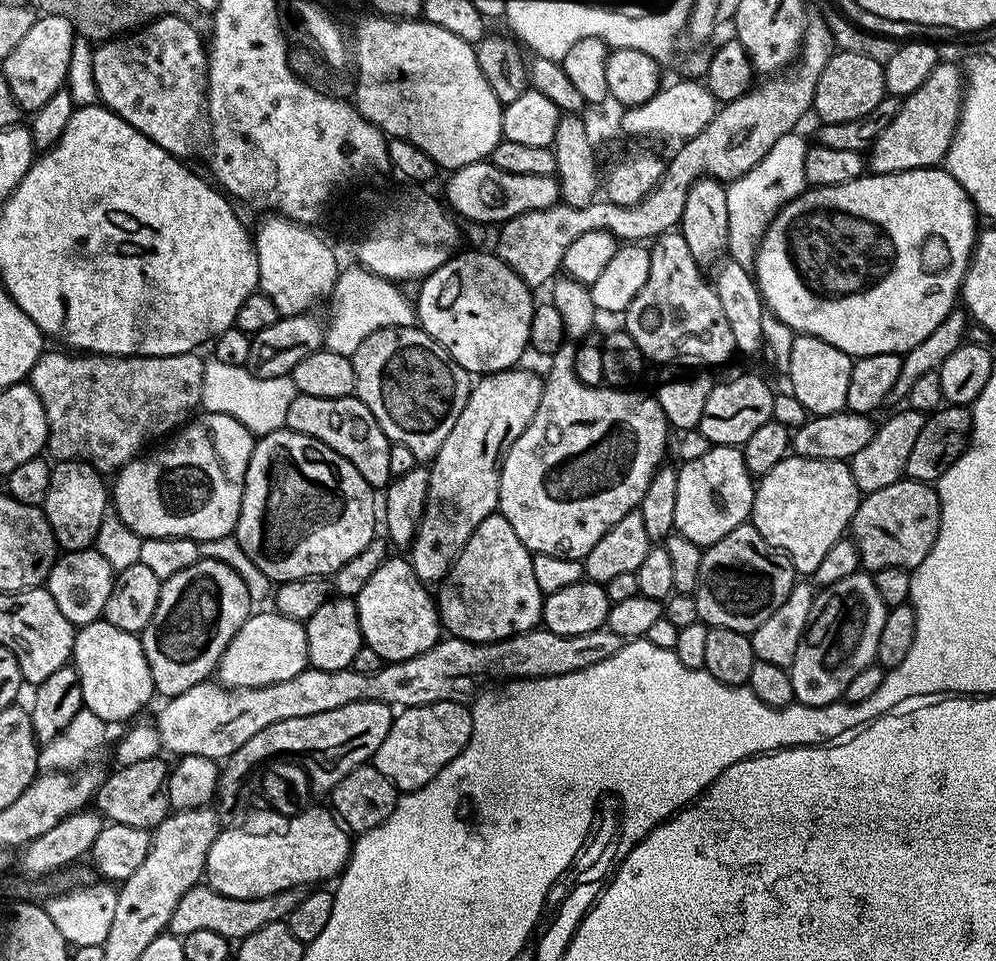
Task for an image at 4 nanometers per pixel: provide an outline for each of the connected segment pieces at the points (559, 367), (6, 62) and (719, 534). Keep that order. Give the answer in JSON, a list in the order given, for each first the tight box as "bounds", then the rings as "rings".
[{"bounds":[498,276,670,560],"rings":[[[560,276],[553,281],[551,288],[552,296],[550,296],[550,302],[562,317],[565,340],[562,346],[549,359],[548,364],[550,364],[550,368],[548,376],[546,375],[544,380],[542,402],[538,402],[538,410],[534,414],[530,426],[526,426],[526,430],[522,430],[522,434],[512,443],[510,450],[504,455],[500,466],[500,503],[498,505],[498,512],[499,515],[506,518],[506,522],[510,522],[510,526],[514,526],[514,534],[518,534],[518,538],[522,538],[522,542],[528,547],[529,552],[533,554],[541,552],[542,554],[554,554],[555,556],[583,560],[586,553],[594,550],[594,542],[598,542],[598,538],[602,538],[602,534],[606,534],[606,530],[610,530],[610,526],[614,526],[614,522],[620,521],[621,518],[626,518],[626,514],[639,509],[642,502],[642,494],[646,494],[646,486],[650,486],[654,474],[665,463],[664,451],[667,448],[669,451],[670,448],[670,440],[668,444],[670,425],[666,414],[662,410],[662,406],[656,401],[655,395],[648,393],[647,396],[644,392],[636,392],[637,390],[614,388],[611,386],[591,388],[577,378],[576,371],[574,370],[574,357],[577,353],[578,342],[591,335],[590,330],[596,316],[598,317],[598,309],[593,304],[592,293],[589,287],[585,284],[580,284],[577,280],[572,280],[567,276]]]},{"bounds":[2,15,78,113],"rings":[[[41,15],[30,26],[30,30],[24,32],[22,42],[14,46],[14,50],[2,61],[2,70],[6,74],[6,82],[10,86],[10,94],[14,94],[16,103],[20,105],[25,113],[37,112],[56,92],[65,87],[67,81],[68,67],[70,66],[70,54],[73,42],[78,33],[72,24],[61,16]]]},{"bounds":[674,446,756,546],"rings":[[[712,446],[702,458],[683,461],[679,465],[678,499],[674,501],[675,531],[690,542],[707,546],[726,538],[730,530],[751,517],[756,484],[746,466],[743,451],[736,446]]]}]

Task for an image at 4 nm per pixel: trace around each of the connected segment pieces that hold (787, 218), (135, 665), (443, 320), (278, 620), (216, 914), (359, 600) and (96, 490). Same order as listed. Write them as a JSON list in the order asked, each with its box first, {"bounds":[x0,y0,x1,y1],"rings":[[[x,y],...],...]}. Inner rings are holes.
[{"bounds":[754,166,978,358],"rings":[[[943,166],[918,168],[881,176],[865,174],[842,186],[809,187],[775,216],[764,232],[756,250],[754,279],[767,311],[771,315],[773,312],[786,327],[793,328],[791,330],[793,333],[822,338],[822,342],[830,342],[830,346],[838,346],[838,350],[853,358],[891,352],[903,354],[918,346],[918,342],[929,336],[934,331],[934,326],[943,322],[957,307],[958,297],[964,287],[964,275],[968,263],[972,261],[972,250],[976,246],[978,235],[976,220],[978,221],[978,209],[969,198],[968,191]]]},{"bounds":[71,623,156,722],"rings":[[[107,623],[100,627],[96,624],[83,625],[77,631],[72,647],[71,663],[80,679],[83,707],[107,722],[128,720],[135,712],[142,711],[154,697],[156,687],[150,666],[137,633],[118,630]]]},{"bounds":[414,251,537,374],"rings":[[[491,251],[462,252],[453,255],[441,268],[435,268],[423,277],[419,285],[420,297],[415,297],[414,300],[419,327],[430,334],[430,338],[438,341],[448,351],[450,358],[454,358],[454,362],[458,362],[458,366],[462,366],[470,374],[507,372],[523,361],[520,359],[523,358],[524,351],[527,353],[530,348],[530,318],[537,306],[537,301],[532,300],[533,289]]]},{"bounds":[218,610,309,688],"rings":[[[256,610],[248,617],[236,632],[236,637],[228,643],[218,665],[218,680],[227,688],[261,688],[267,684],[277,684],[286,678],[294,678],[299,672],[309,667],[308,630],[301,621],[286,618],[280,612]]]},{"bounds":[176,886,294,942],"rings":[[[197,886],[189,889],[178,902],[176,916],[180,918],[196,916],[194,927],[198,930],[214,930],[214,934],[222,934],[229,942],[241,942],[263,927],[287,921],[293,903],[294,892],[290,888],[274,894],[266,894],[262,898],[230,898],[207,886]]]},{"bounds":[354,554,442,662],"rings":[[[400,554],[389,555],[387,560],[383,560],[374,570],[374,575],[366,586],[354,599],[358,610],[358,626],[364,635],[364,644],[370,650],[375,650],[385,662],[399,662],[409,660],[426,650],[433,648],[442,638],[442,621],[437,601],[428,593],[429,585],[416,576],[416,571],[407,559],[404,560]]]},{"bounds":[42,460,110,552],"rings":[[[62,460],[52,464],[50,490],[42,505],[44,517],[57,545],[64,552],[77,552],[95,545],[96,535],[110,508],[110,488],[94,466],[81,460]]]}]

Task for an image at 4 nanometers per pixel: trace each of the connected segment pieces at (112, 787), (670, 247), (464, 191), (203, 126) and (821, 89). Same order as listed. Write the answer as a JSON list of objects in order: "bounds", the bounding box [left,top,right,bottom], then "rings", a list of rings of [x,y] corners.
[{"bounds":[94,758,169,829],"rings":[[[153,758],[125,764],[117,769],[113,776],[112,773],[107,775],[103,783],[100,784],[94,801],[95,811],[99,812],[105,821],[113,824],[155,829],[166,817],[162,810],[166,808],[169,765],[167,763],[164,765],[160,758]]]},{"bounds":[622,230,737,366],"rings":[[[669,230],[655,237],[646,286],[638,290],[634,302],[622,313],[623,331],[638,342],[645,361],[672,364],[675,360],[689,360],[692,366],[708,366],[704,364],[724,364],[737,355],[734,330],[726,322],[722,302],[718,302],[715,287],[709,281],[707,284],[700,272],[701,265],[694,262],[681,232]]]},{"bounds":[444,160,561,226],"rings":[[[488,160],[462,166],[449,176],[452,177],[444,188],[445,194],[448,195],[446,204],[461,221],[473,220],[476,224],[499,226],[505,220],[521,216],[530,210],[542,210],[561,203],[560,186],[556,176],[510,174],[506,170],[498,170],[498,166]]]},{"bounds":[93,16,210,161],"rings":[[[163,16],[152,20],[135,32],[97,43],[93,47],[94,84],[97,87],[99,103],[118,118],[130,122],[134,130],[146,134],[150,142],[162,146],[171,156],[187,161],[200,147],[205,147],[210,136],[208,118],[208,56],[206,44],[196,33],[196,24],[182,18]]]},{"bounds":[812,50,885,124],"rings":[[[837,50],[832,53],[830,62],[826,62],[826,70],[822,70],[818,77],[812,112],[820,124],[850,122],[853,118],[862,118],[862,114],[870,114],[870,110],[874,110],[885,95],[884,65],[874,62],[874,58],[866,58],[866,54]]]}]

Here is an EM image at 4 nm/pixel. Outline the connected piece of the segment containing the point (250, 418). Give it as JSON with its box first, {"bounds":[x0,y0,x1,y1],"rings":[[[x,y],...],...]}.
{"bounds":[200,358,297,438],"rings":[[[212,358],[204,366],[200,402],[203,411],[226,414],[242,422],[242,426],[246,426],[253,437],[259,438],[285,427],[286,410],[290,410],[290,402],[294,402],[297,394],[291,375],[258,378],[247,367],[226,366],[226,362]]]}

